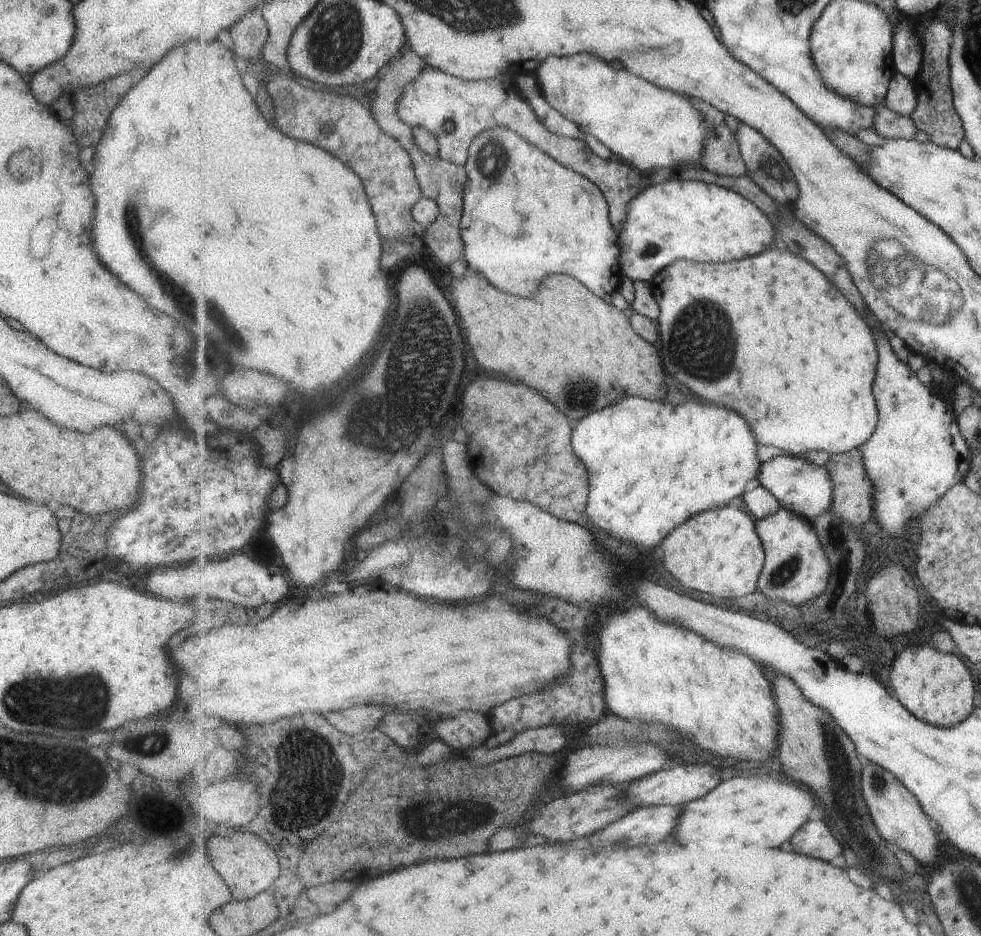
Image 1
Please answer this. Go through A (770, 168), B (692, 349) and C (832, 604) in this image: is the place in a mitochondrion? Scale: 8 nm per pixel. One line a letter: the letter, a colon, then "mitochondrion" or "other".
A: mitochondrion
B: mitochondrion
C: other

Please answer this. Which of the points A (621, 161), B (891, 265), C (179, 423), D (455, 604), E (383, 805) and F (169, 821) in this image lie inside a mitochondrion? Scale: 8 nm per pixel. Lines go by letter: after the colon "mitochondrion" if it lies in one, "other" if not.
A: other
B: mitochondrion
C: other
D: other
E: other
F: other

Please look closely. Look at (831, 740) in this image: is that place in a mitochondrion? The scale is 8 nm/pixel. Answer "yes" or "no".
yes

